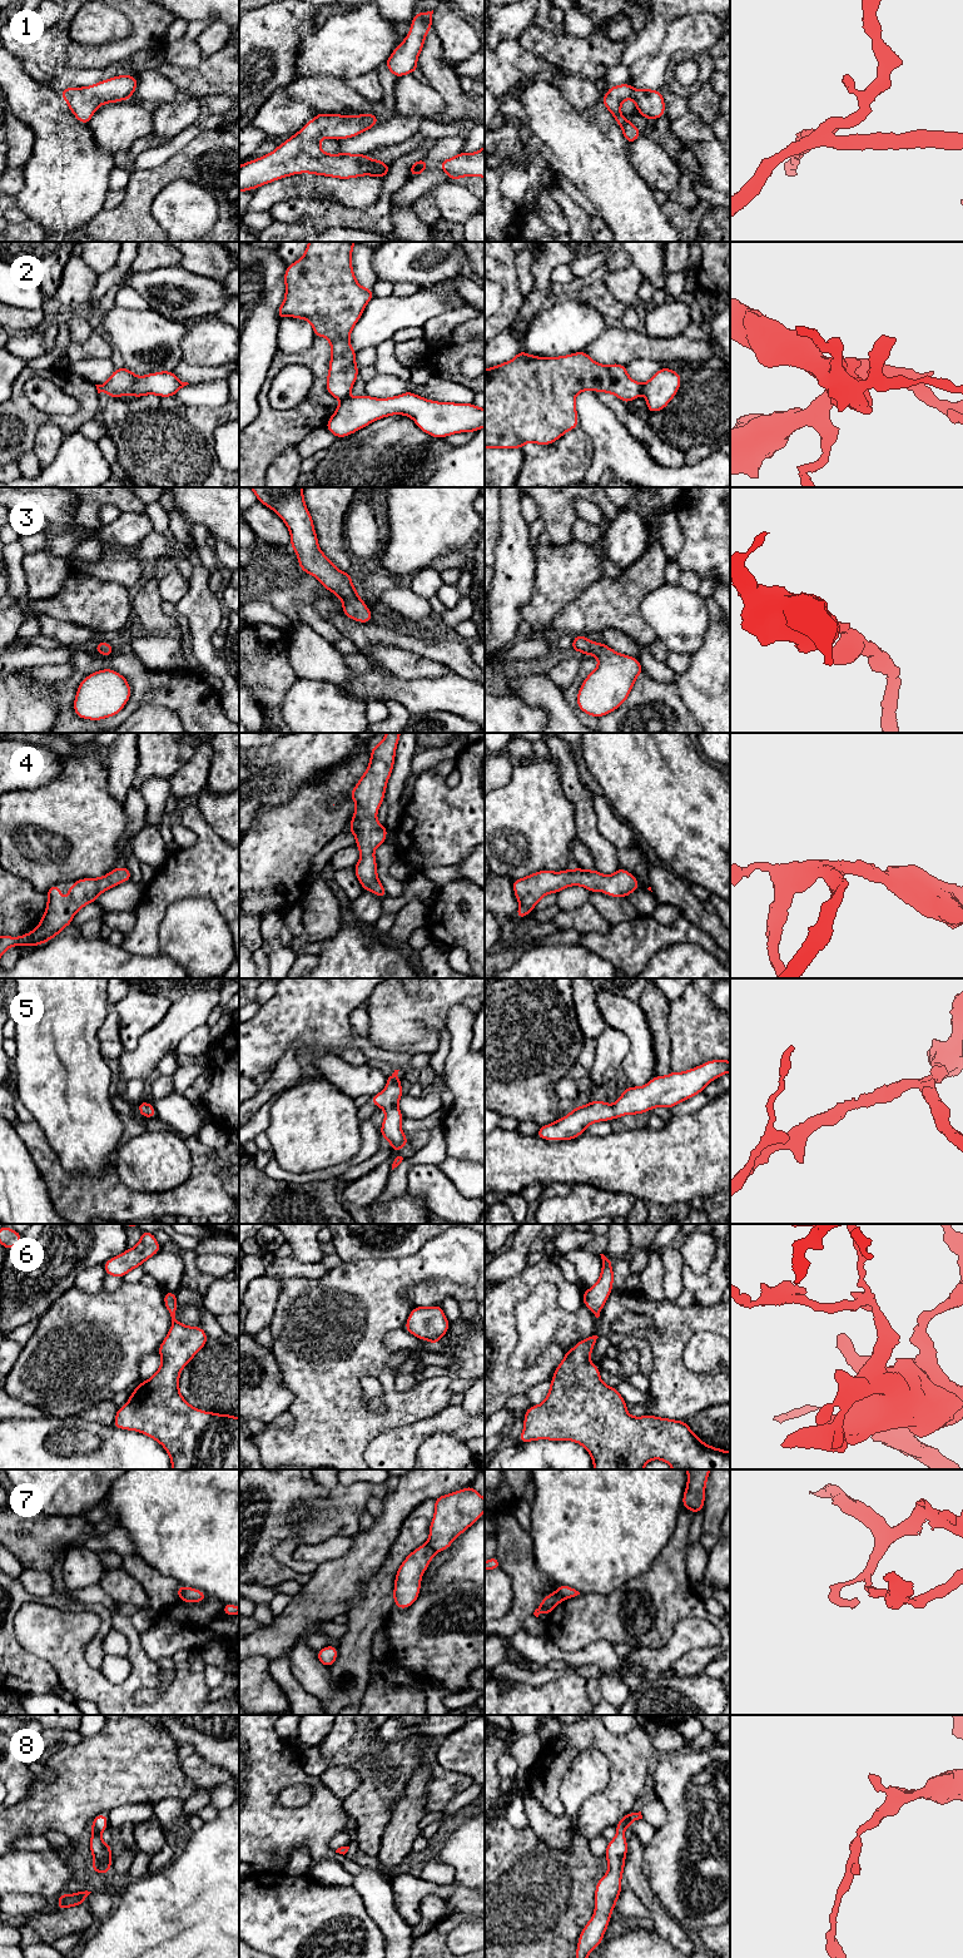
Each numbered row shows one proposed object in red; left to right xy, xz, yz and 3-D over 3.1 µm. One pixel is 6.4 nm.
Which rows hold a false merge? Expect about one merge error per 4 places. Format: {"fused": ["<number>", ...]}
{"fused": ["2", "7"]}

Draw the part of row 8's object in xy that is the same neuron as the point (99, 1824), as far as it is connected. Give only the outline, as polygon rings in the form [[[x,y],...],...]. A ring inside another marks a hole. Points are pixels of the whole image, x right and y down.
[[[98,1814],[90,1826],[90,1830],[94,1834],[89,1839],[89,1848],[94,1857],[91,1869],[99,1874],[106,1874],[111,1872],[111,1847],[110,1844],[105,1844],[100,1835],[100,1833],[105,1829],[108,1829],[106,1814]]]

